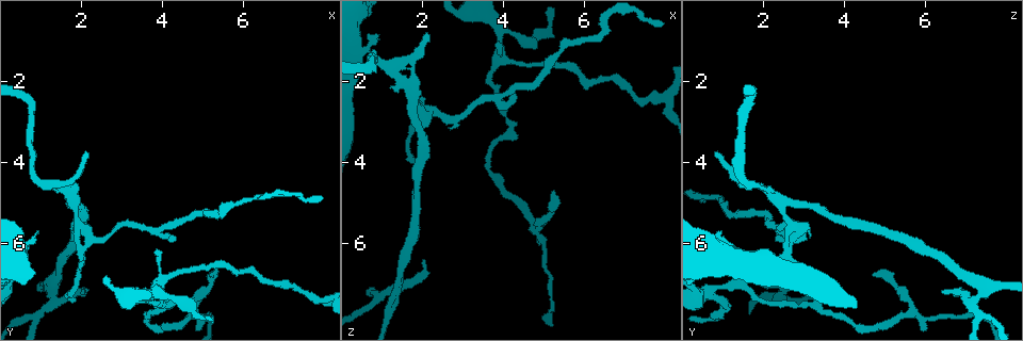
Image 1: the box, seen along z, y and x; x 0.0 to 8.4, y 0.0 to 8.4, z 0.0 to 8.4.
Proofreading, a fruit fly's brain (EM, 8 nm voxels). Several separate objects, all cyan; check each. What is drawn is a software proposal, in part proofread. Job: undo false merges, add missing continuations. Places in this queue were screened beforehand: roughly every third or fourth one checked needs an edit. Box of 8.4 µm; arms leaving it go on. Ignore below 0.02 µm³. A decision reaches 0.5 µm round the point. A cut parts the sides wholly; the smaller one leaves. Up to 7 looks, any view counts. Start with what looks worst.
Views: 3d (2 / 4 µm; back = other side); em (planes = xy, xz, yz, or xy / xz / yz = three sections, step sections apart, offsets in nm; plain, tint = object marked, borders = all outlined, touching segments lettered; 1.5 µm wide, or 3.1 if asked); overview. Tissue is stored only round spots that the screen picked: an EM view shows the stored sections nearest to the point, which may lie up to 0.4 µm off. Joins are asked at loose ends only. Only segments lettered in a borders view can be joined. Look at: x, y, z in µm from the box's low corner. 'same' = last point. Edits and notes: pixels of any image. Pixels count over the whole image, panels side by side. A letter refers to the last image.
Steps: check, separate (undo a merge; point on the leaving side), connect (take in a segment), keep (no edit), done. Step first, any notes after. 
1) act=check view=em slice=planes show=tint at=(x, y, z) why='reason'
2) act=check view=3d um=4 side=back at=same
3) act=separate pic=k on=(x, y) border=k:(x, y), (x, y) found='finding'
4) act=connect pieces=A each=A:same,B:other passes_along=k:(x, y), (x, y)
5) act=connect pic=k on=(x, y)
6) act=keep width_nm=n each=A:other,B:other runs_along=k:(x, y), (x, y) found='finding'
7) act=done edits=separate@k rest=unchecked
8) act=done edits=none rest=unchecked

act=check view=em slice=xy step=4 show=tint at=(0.95, 5.75, 0.90)

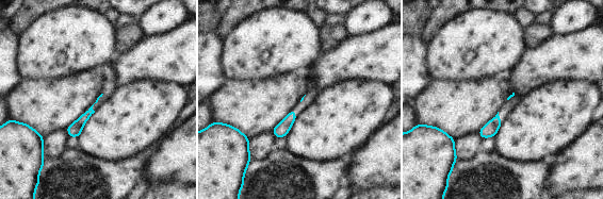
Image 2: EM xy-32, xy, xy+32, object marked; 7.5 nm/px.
act=check view=em slice=planes show=borders at=same

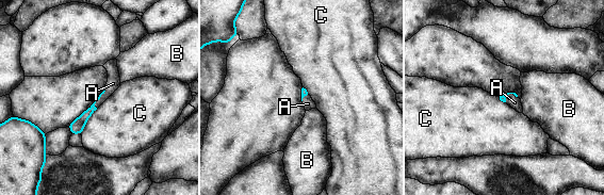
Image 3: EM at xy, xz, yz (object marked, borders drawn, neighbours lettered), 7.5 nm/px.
act=connect pieces=A longest_contact=C:240nm each=A:same,B:other,C:other passes_along=3:(78, 125), (98, 99), (113, 83) found='it goes on there'

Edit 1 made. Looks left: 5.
act=check view=overview

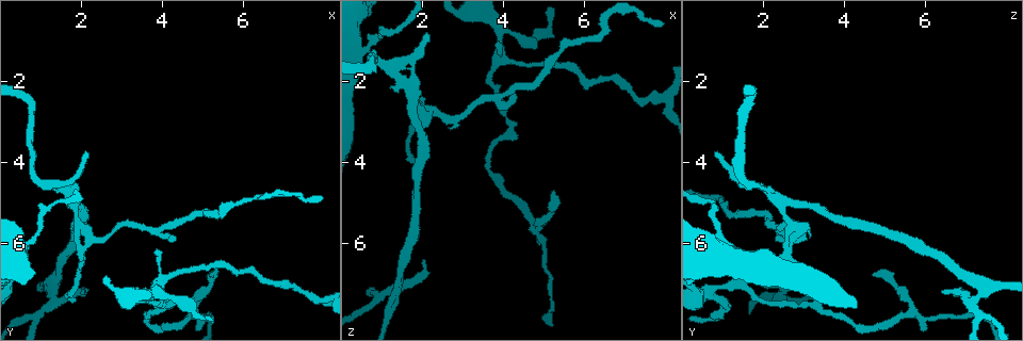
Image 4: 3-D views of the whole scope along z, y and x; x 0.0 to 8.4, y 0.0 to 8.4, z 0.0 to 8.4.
act=check view=3d um=4 side=back at=(2.10, 7.15, 6.40) why='an open end'

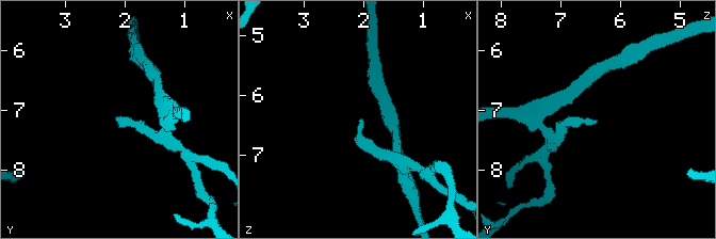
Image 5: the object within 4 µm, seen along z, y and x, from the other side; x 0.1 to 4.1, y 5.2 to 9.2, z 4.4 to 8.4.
act=check view=em slice=yz step=4 show=borders at=(2.05, 7.15, 6.45)

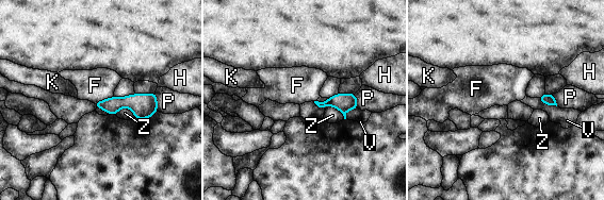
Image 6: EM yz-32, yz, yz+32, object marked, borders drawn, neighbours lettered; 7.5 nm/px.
act=keep each=F:other,H:other,K:other,P:other,V:other,Z:other border=6:(113, 96), (94, 103) found='no lettered segment goes on from it'

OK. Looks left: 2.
act=check view=em slice=xz step=8 show=tint at=(8.00, 4.85, 0.55) why='long arm stops here'

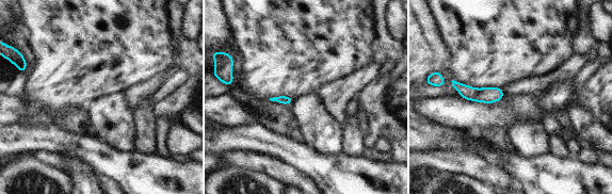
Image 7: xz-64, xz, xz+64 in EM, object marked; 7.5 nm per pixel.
act=check view=em slice=xy step=8 show=borders at=same why='cut it another way'

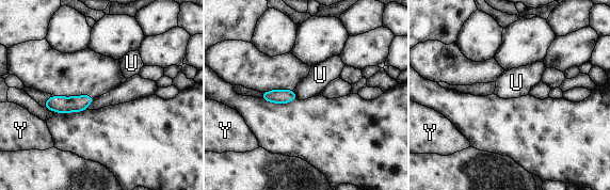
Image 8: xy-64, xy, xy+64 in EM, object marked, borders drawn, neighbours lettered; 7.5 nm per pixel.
act=keep each=U:other,Y:other border=8:(292, 91), (298, 98) found='no lettered segment goes on from it'

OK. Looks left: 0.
act=done edits=connect@3 rest=unchecked

